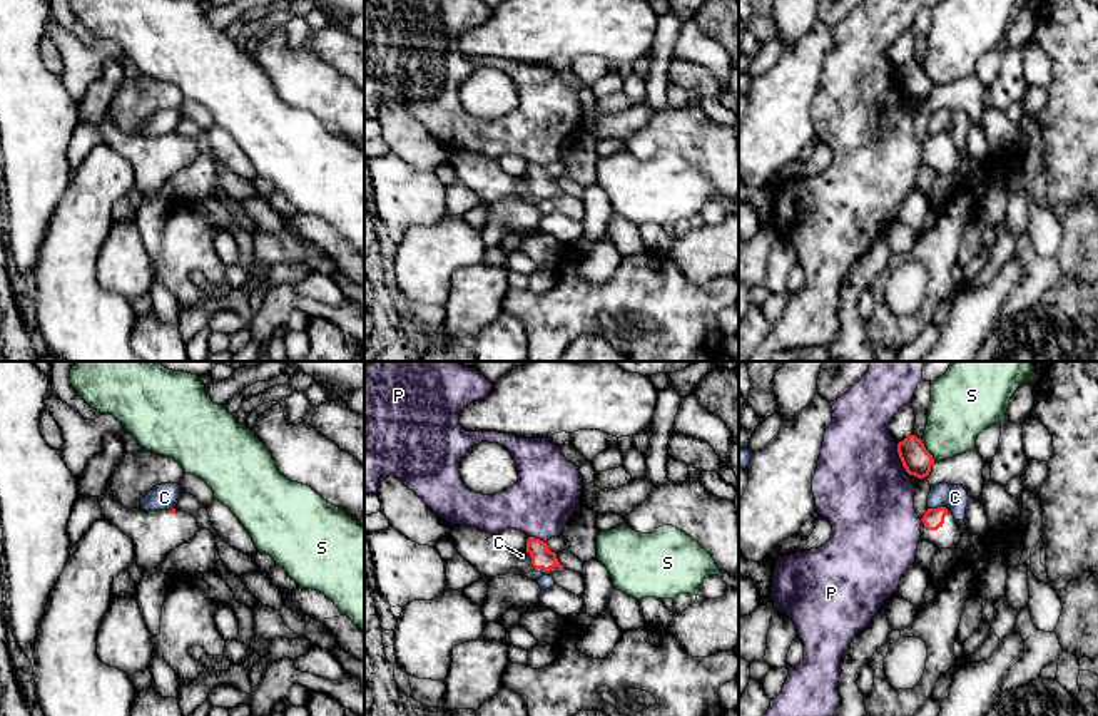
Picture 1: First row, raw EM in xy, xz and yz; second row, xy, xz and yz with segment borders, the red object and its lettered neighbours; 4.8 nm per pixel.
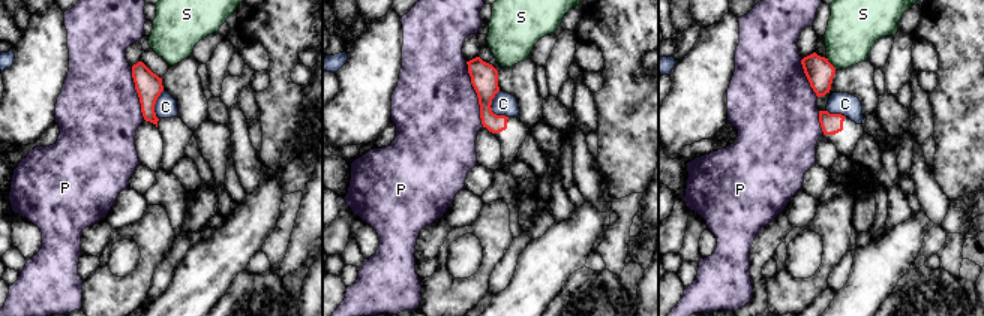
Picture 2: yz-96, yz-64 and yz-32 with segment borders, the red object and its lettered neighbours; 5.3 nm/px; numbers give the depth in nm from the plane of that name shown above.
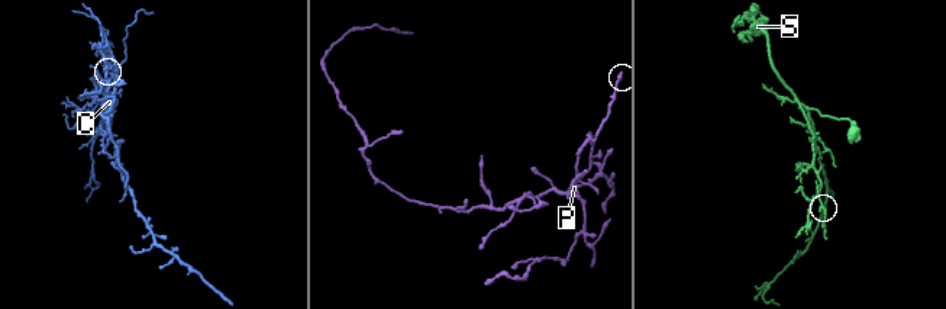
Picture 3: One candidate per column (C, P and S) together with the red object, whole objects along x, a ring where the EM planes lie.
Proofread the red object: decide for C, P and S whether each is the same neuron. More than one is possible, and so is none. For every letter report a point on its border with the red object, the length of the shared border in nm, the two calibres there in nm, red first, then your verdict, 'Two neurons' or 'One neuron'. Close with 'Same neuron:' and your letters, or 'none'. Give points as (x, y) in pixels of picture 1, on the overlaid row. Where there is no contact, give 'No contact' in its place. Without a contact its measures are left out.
C: Touches red at yz (938, 507). Shared border 100 nm. Thickness 100 nm (red) against 120 nm. Two neurons
P: Touches red at yz (899, 457). Shared border 160 nm. Thickness 140 nm (red) against 460 nm. Two neurons
S: Touches red at yz (926, 450). Shared border 130 nm. Thickness 140 nm (red) against 300 nm. Two neurons
Same neuron: none

